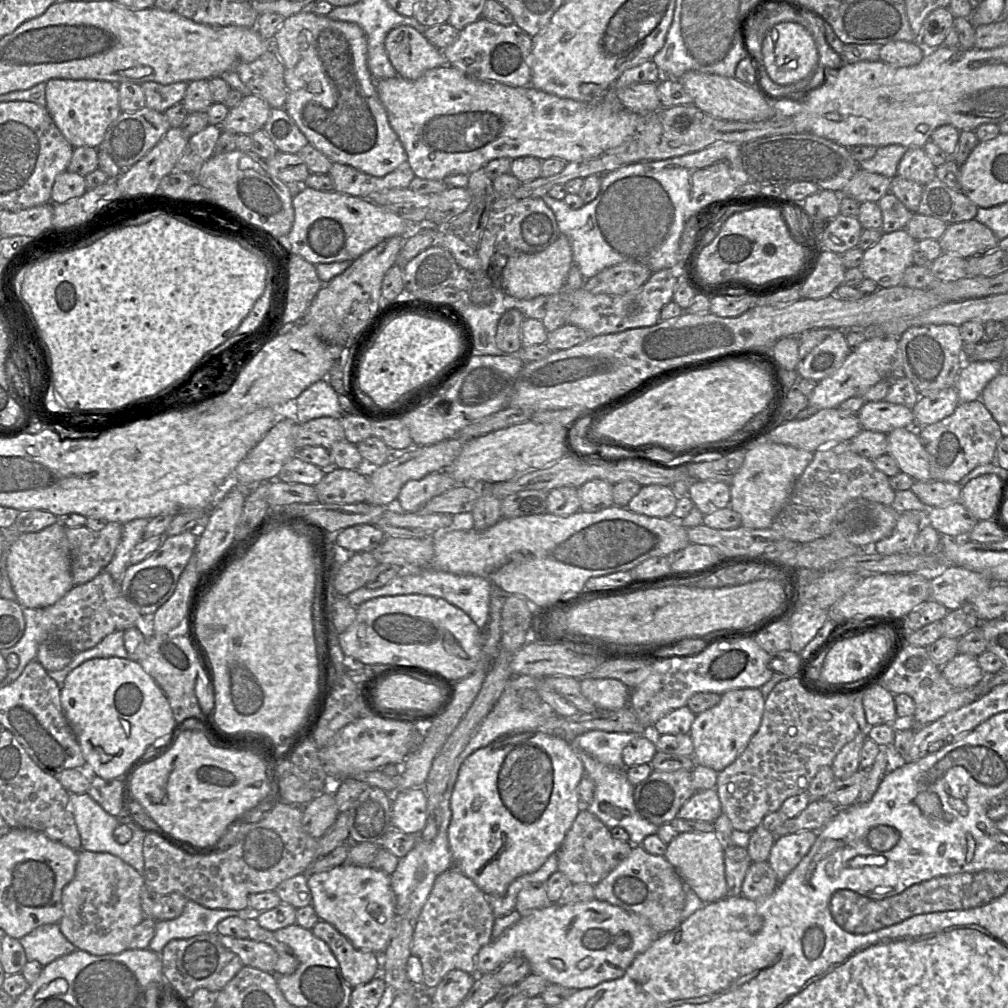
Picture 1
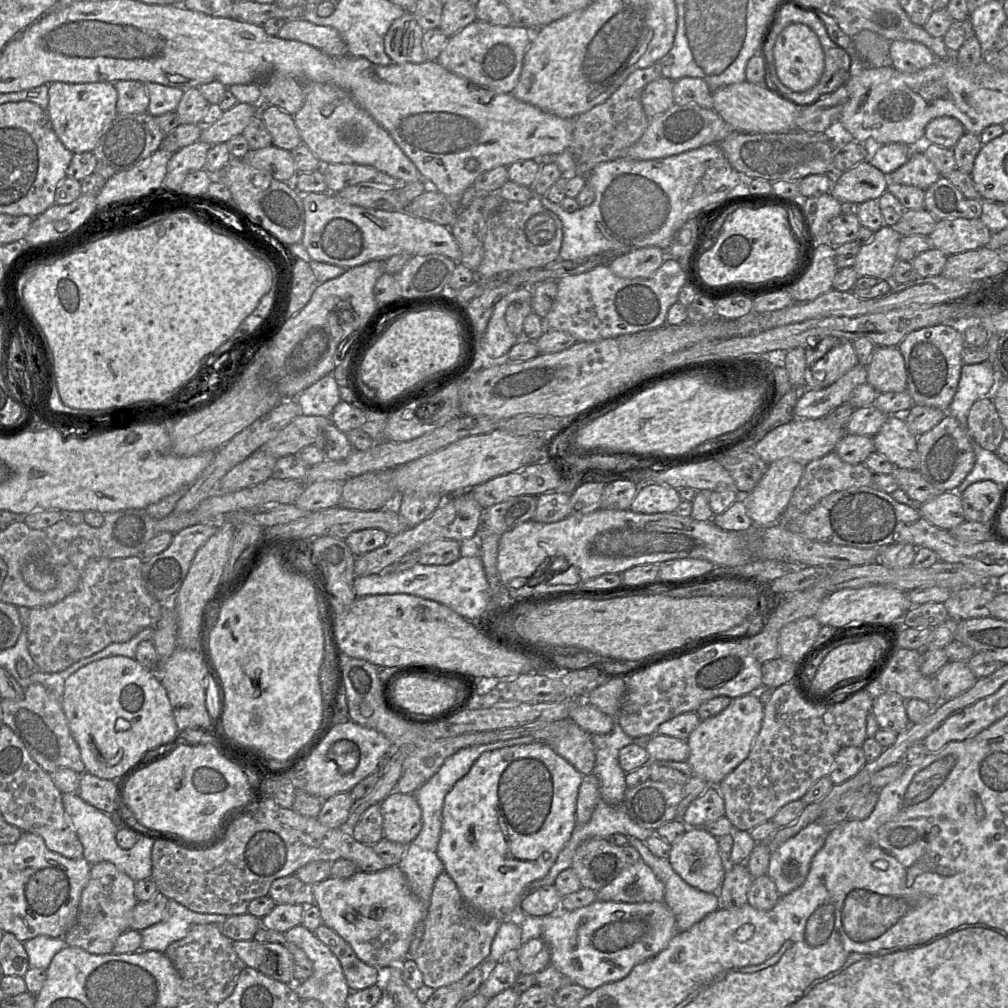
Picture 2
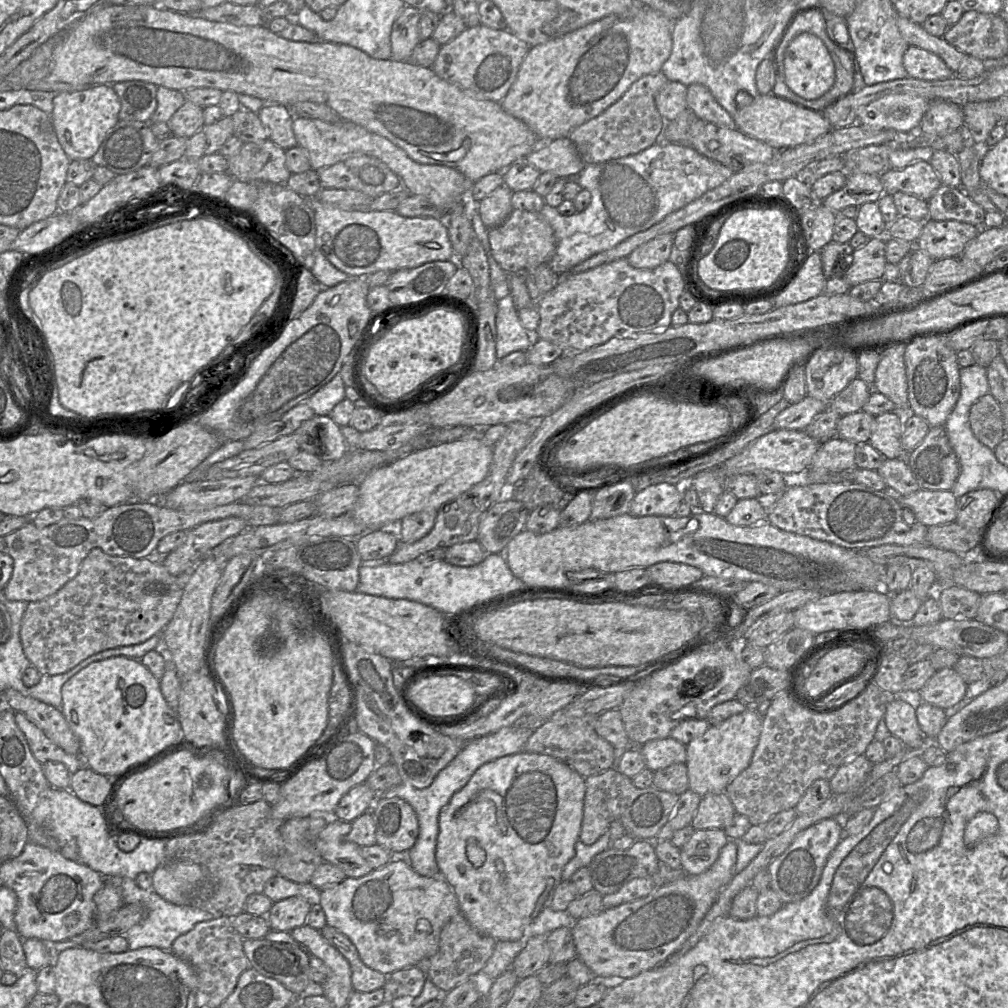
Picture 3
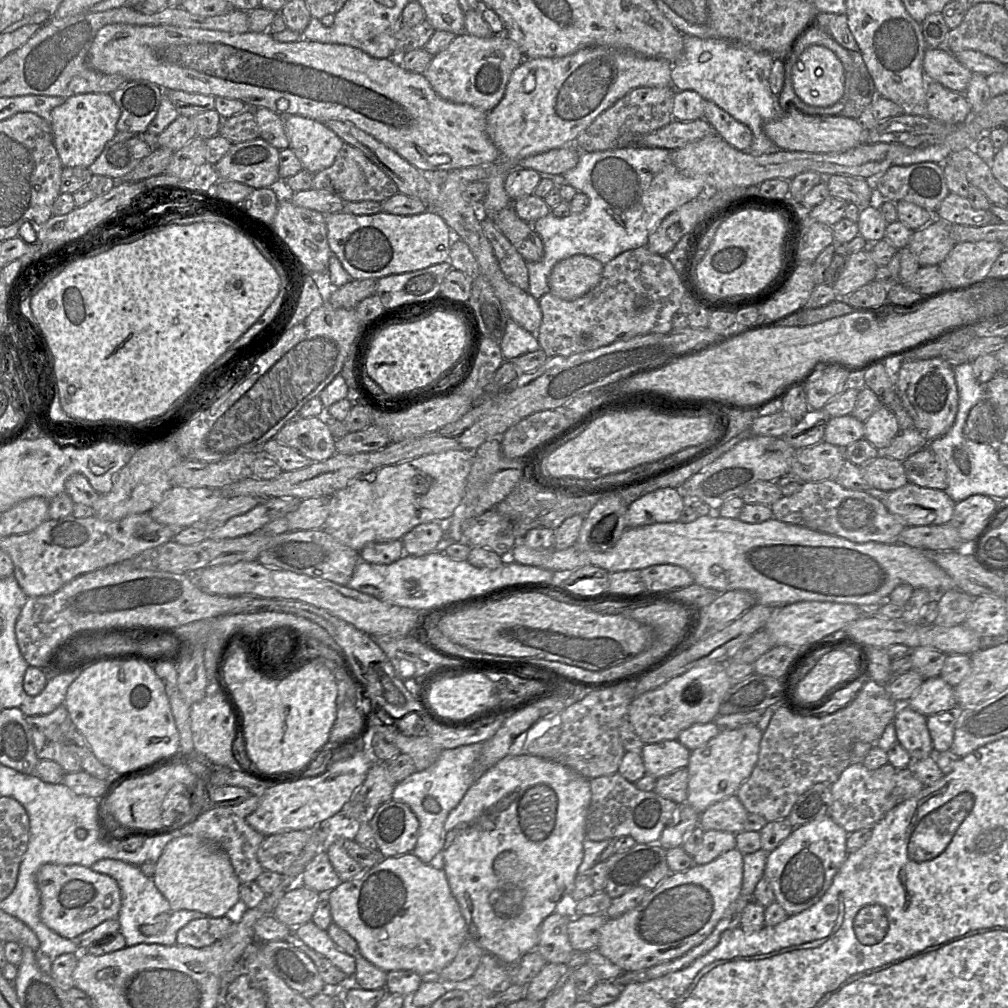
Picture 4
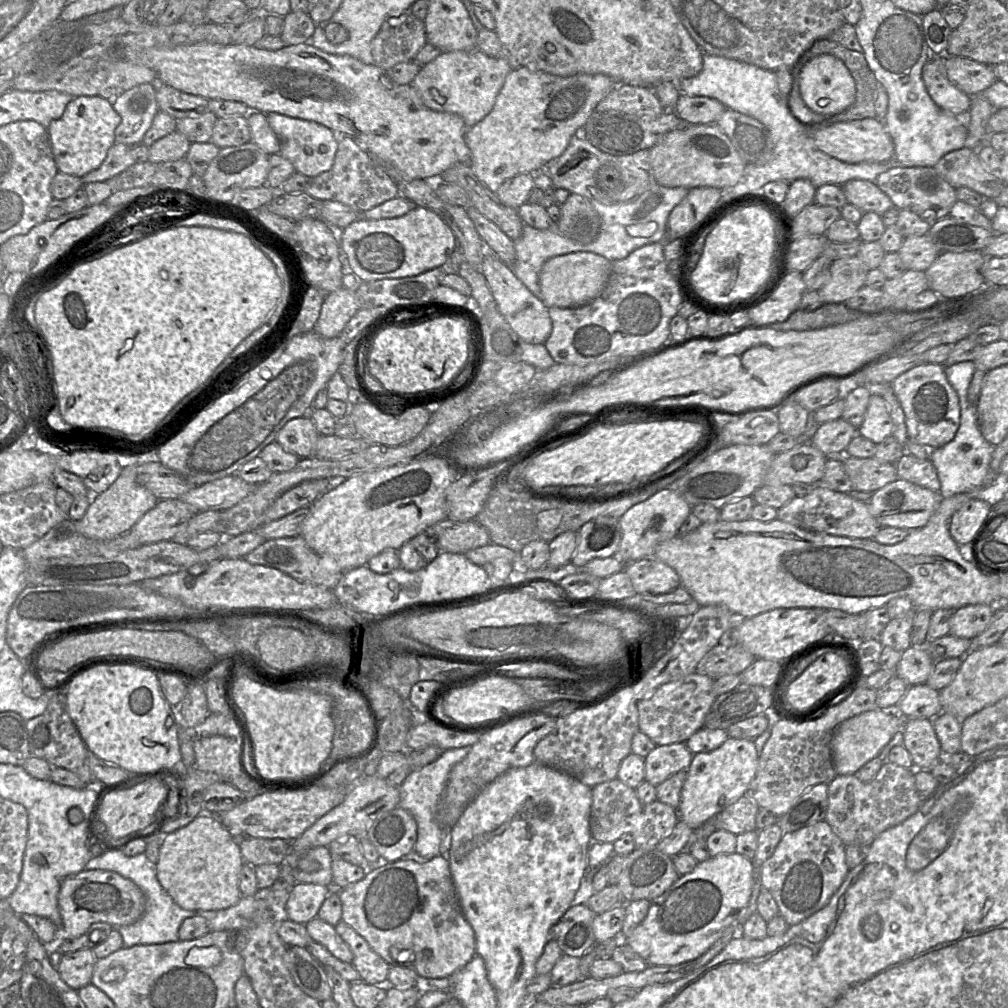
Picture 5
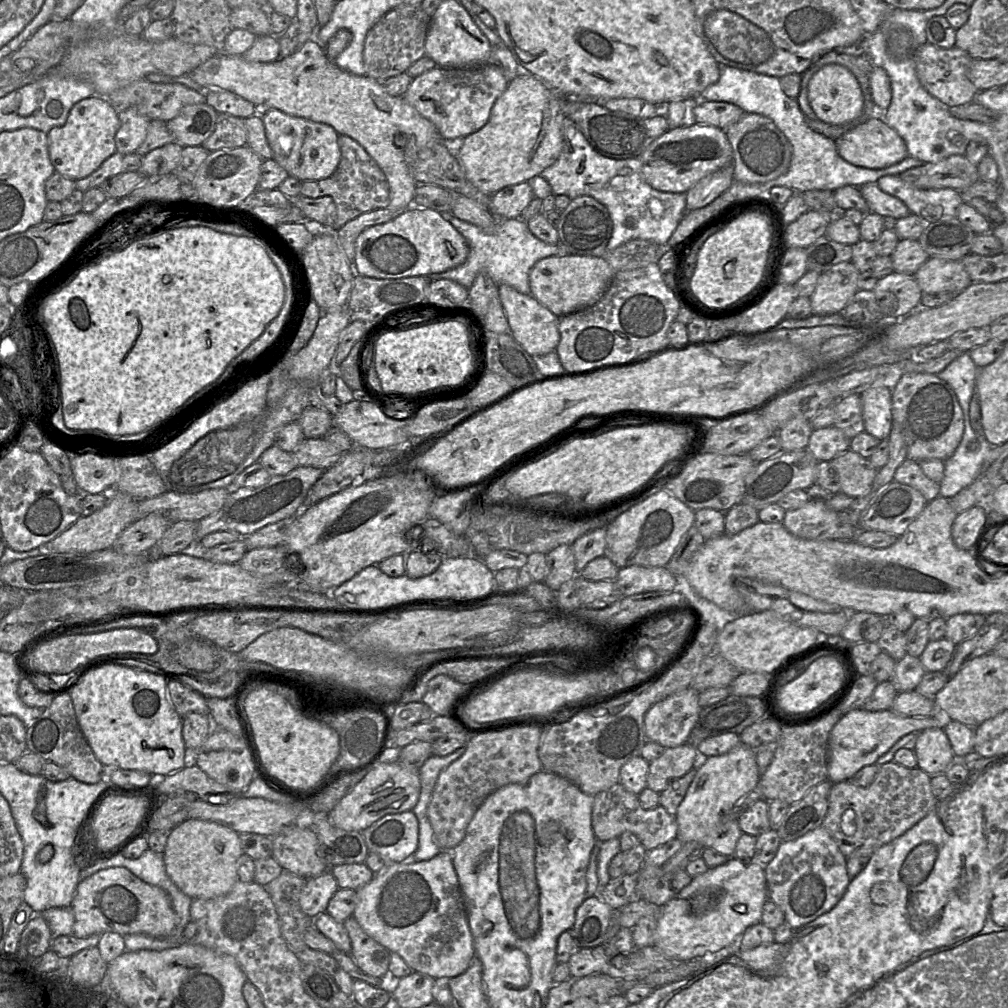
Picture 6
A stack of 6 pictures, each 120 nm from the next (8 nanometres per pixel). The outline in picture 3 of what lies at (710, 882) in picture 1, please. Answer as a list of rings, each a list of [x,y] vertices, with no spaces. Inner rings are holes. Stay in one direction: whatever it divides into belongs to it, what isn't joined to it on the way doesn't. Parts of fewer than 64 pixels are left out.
[[[723,829],[696,830],[680,849],[681,869],[689,875],[707,871],[729,840]]]

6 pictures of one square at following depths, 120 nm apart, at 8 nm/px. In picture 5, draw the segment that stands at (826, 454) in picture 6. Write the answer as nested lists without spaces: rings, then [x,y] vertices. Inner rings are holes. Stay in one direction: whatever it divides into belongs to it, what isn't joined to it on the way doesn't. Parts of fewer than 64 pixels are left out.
[[[842,418],[819,424],[810,443],[827,457],[842,457],[858,429]]]

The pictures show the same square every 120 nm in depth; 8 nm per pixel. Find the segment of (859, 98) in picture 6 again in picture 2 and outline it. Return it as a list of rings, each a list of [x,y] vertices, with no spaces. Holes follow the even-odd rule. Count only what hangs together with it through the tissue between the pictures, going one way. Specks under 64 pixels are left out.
[[[792,24],[785,27],[773,47],[776,78],[792,92],[805,92],[815,86],[824,71],[825,59],[818,36],[808,26]]]

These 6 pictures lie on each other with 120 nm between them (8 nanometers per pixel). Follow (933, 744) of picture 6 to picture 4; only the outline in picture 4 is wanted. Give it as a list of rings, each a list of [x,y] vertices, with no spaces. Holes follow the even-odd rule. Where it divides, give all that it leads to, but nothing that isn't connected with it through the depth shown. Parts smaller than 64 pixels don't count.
[[[901,705],[893,719],[898,743],[903,746],[913,760],[933,755],[933,744],[927,717],[909,705]]]

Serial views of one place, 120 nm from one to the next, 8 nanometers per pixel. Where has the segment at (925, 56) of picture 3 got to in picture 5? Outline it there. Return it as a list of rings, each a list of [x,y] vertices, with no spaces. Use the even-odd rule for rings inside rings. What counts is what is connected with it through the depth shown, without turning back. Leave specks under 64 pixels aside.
[[[945,55],[949,81],[965,94],[979,95],[997,79],[992,66],[974,60]]]

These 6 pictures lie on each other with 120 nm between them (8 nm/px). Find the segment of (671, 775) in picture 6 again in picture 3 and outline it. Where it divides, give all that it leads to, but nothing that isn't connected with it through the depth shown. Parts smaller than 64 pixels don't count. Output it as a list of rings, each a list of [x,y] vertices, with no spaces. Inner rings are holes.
[[[671,737],[648,741],[641,745],[639,750],[646,768],[653,772],[672,764],[686,764],[686,746]]]

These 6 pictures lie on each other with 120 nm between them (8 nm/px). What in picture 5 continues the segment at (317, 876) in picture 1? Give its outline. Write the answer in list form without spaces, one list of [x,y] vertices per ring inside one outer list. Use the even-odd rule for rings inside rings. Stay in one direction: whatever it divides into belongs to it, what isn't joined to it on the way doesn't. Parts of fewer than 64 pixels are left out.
[[[438,855],[427,862],[418,862],[414,858],[402,858],[395,862],[380,861],[367,868],[367,873],[363,879],[338,891],[342,904],[342,919],[346,924],[351,926],[359,935],[361,935],[379,956],[383,958],[390,966],[407,967],[414,970],[419,979],[449,978],[460,969],[464,968],[476,955],[475,951],[475,934],[464,917],[458,894],[453,883],[447,858]]]

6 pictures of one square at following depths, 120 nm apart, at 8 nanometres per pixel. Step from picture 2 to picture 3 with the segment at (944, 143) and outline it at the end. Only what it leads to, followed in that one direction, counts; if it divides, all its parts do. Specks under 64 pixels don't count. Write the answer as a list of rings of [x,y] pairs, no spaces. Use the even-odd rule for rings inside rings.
[[[929,100],[919,131],[927,138],[950,134],[963,126],[962,107],[947,100]]]

